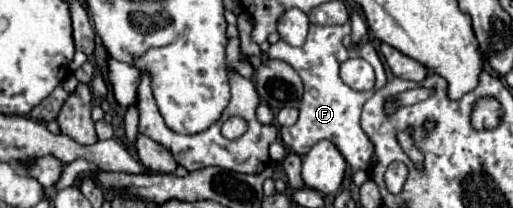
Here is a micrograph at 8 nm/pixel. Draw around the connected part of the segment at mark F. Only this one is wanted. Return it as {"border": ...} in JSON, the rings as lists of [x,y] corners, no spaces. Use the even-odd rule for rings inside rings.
{"border":[[[347,24],[345,26],[311,26],[309,36],[303,46],[289,46],[287,42],[279,40],[279,42],[271,44],[267,54],[269,54],[269,58],[279,58],[279,60],[285,60],[287,64],[291,64],[297,70],[297,74],[301,76],[303,86],[305,86],[301,106],[299,106],[299,120],[289,128],[285,128],[285,126],[279,128],[283,144],[289,146],[293,152],[297,152],[299,156],[305,156],[313,144],[317,144],[321,138],[327,138],[341,150],[341,154],[345,156],[347,164],[351,164],[353,170],[359,170],[359,168],[365,170],[367,162],[373,154],[373,148],[371,148],[371,140],[367,140],[367,134],[363,132],[363,128],[359,124],[359,118],[361,118],[363,104],[371,98],[373,92],[357,92],[357,90],[349,88],[339,78],[339,66],[341,66],[341,62],[345,62],[347,58],[353,58],[353,56],[367,60],[377,74],[377,88],[385,86],[385,68],[371,44],[363,44],[359,48],[359,52],[347,50],[341,42],[345,34],[347,34]]]}

